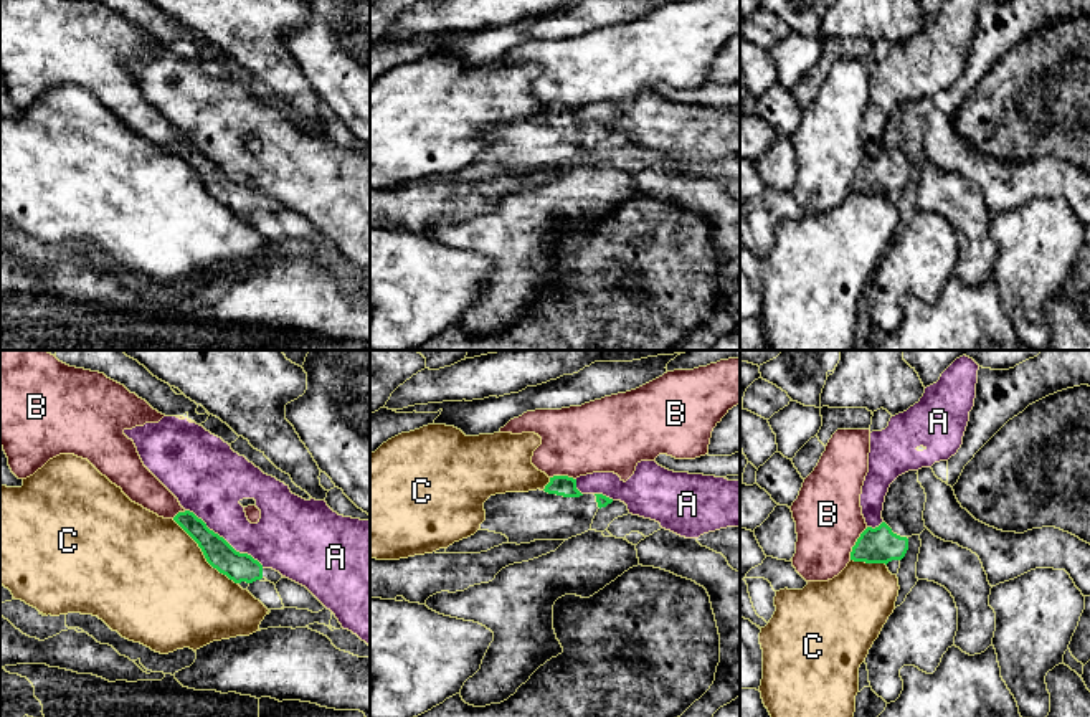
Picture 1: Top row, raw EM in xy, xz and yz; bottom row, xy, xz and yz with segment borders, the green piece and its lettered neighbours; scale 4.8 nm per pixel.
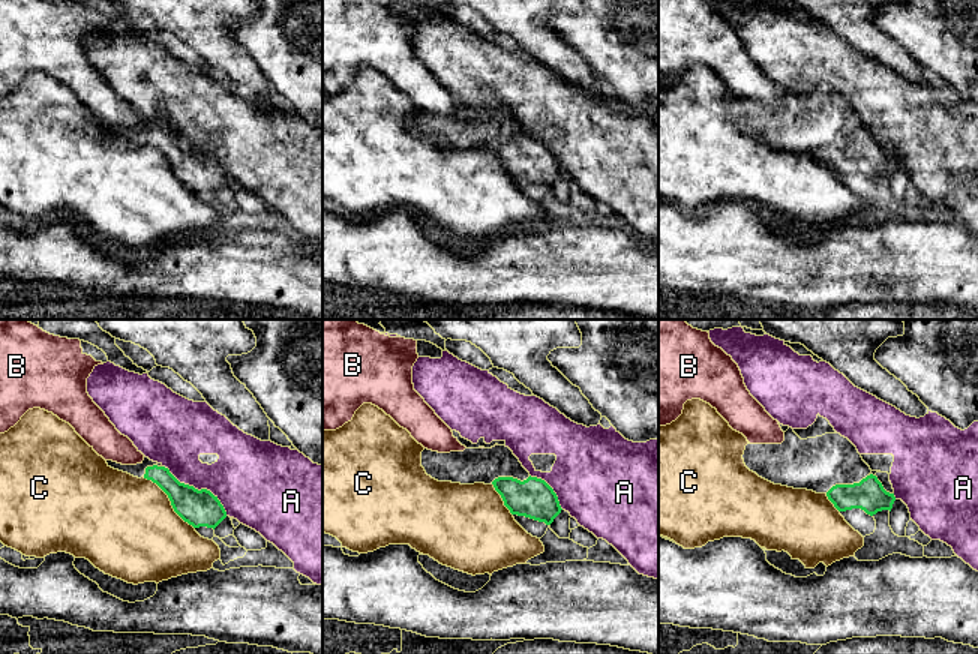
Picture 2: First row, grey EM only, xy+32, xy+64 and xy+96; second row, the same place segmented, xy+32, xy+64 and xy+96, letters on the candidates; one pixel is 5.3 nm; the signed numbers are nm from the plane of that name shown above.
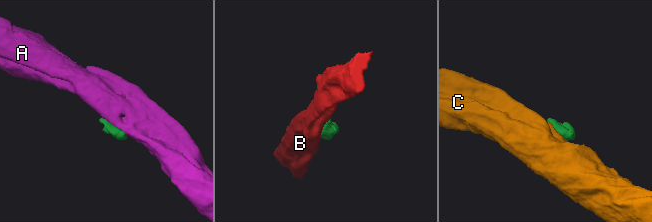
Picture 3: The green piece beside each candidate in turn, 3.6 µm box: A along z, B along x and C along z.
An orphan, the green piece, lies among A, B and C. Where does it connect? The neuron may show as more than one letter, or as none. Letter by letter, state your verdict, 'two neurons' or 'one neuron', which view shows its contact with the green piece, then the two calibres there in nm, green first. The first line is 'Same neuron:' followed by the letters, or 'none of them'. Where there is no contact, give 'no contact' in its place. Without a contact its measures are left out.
Same neuron: none of them
A: two neurons; meets green in xy; 140 nm thick on the green side, 300 nm on the other
B: two neurons; meets green in yz; 180 nm thick on the green side, 320 nm on the other
C: two neurons; meets green in xy; 140 nm thick on the green side, 500 nm on the other

